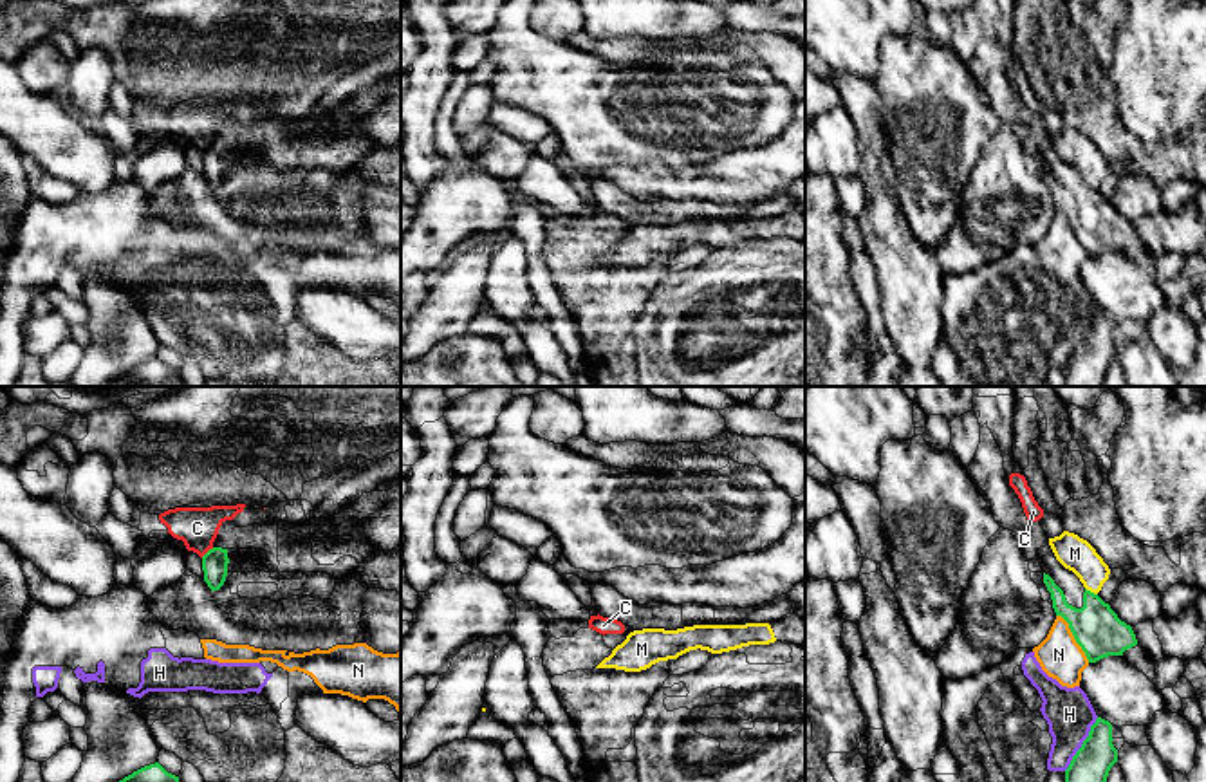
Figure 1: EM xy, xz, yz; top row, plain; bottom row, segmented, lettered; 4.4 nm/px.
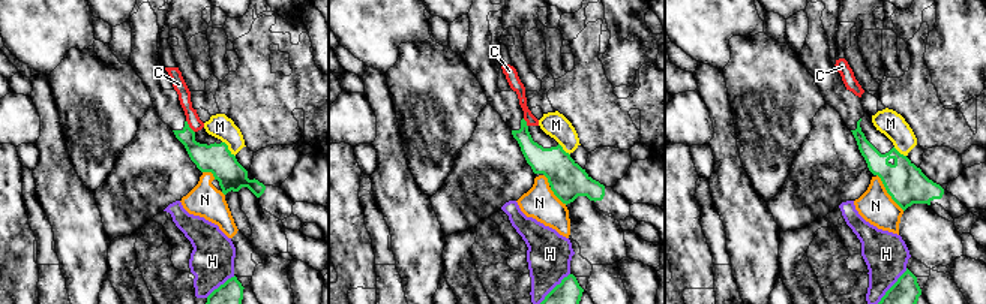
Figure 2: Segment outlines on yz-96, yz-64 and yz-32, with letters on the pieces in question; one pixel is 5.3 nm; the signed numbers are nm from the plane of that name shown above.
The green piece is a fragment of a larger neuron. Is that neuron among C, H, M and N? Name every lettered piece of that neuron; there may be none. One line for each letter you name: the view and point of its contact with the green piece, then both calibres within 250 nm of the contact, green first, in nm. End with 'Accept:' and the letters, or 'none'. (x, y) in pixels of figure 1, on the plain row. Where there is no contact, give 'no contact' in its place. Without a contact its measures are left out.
Accept: none

